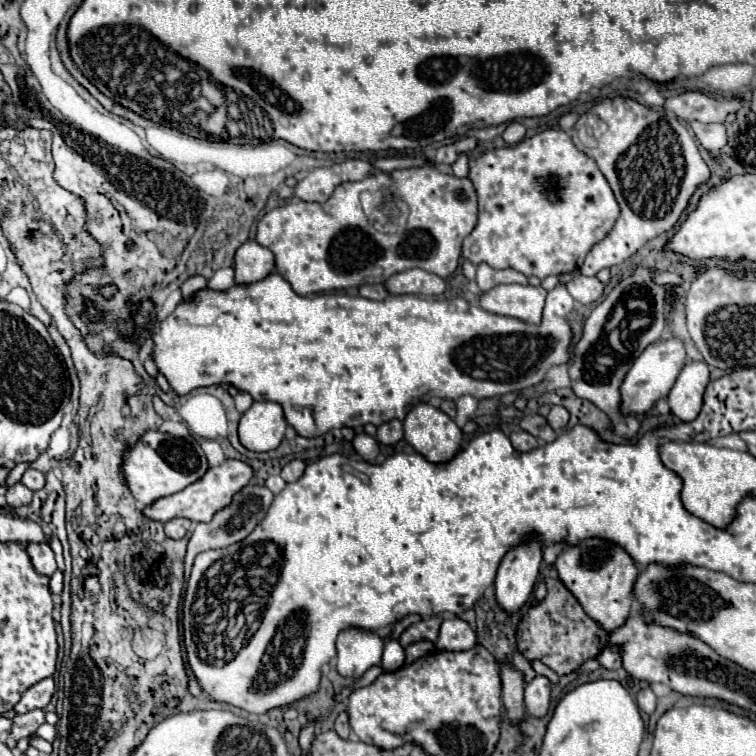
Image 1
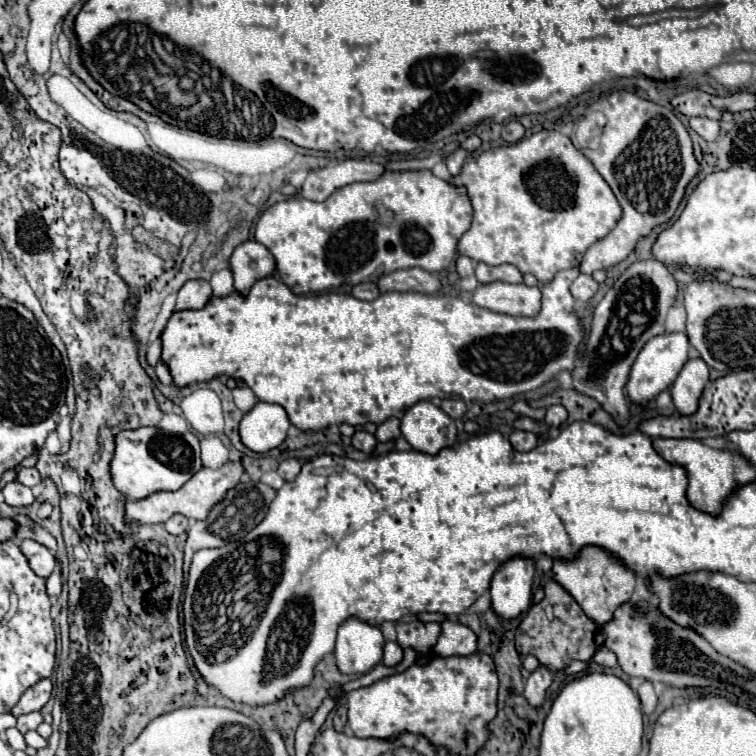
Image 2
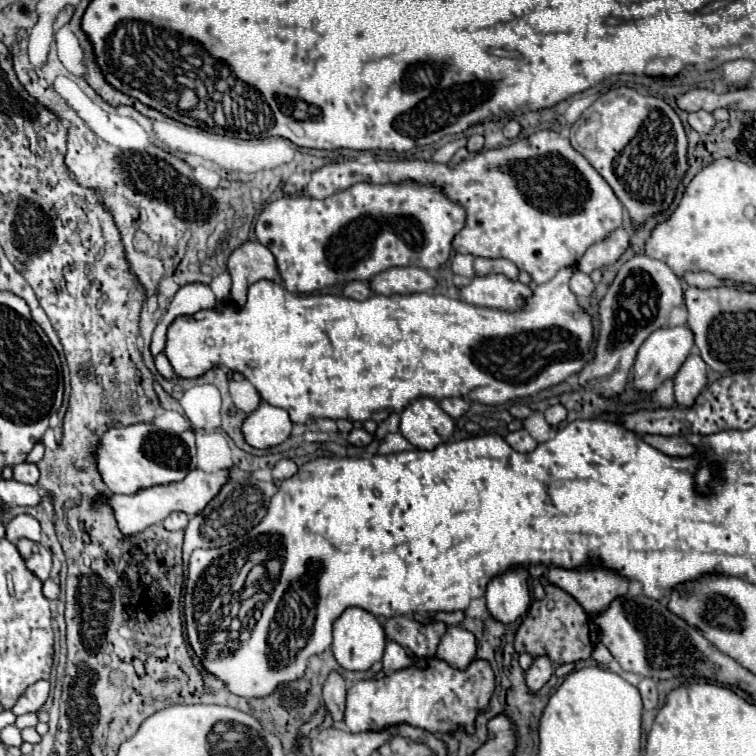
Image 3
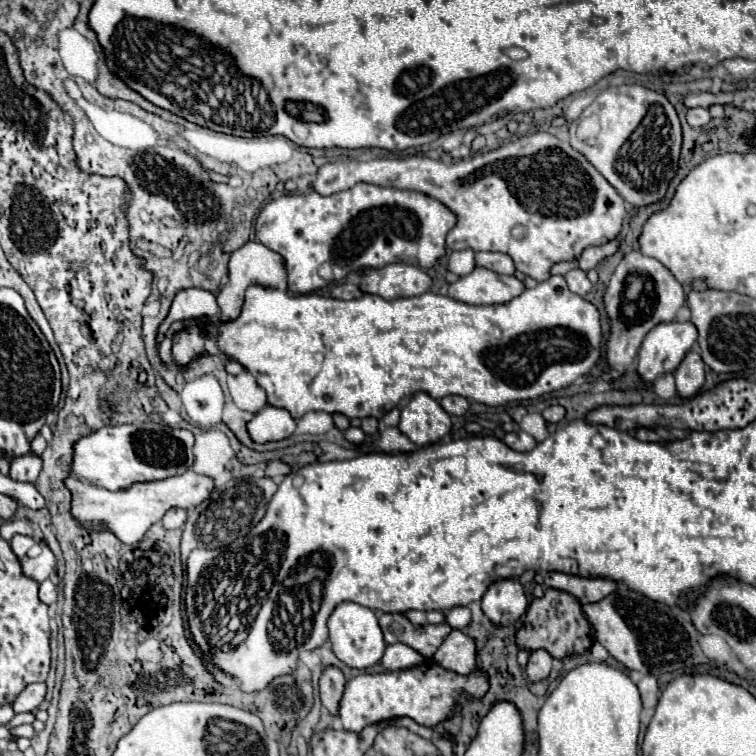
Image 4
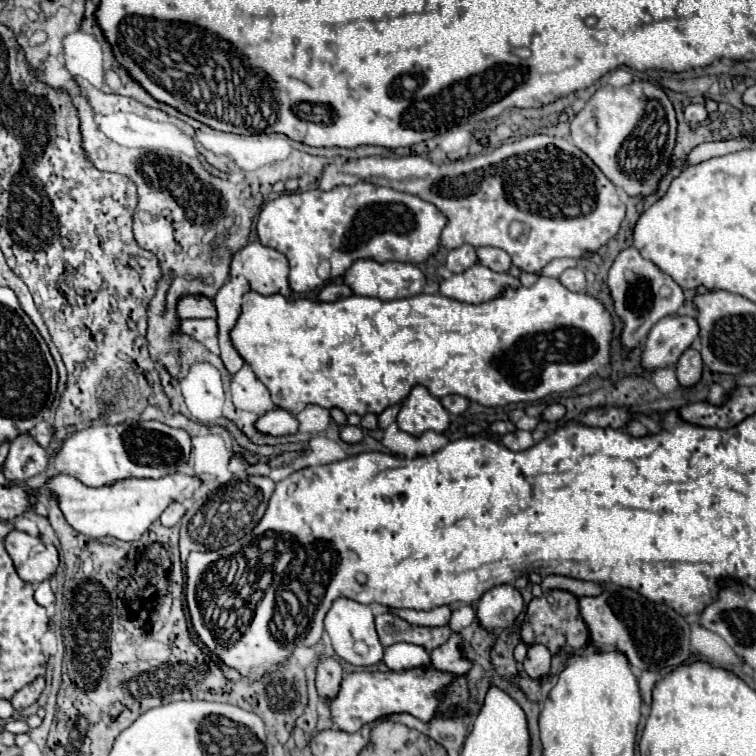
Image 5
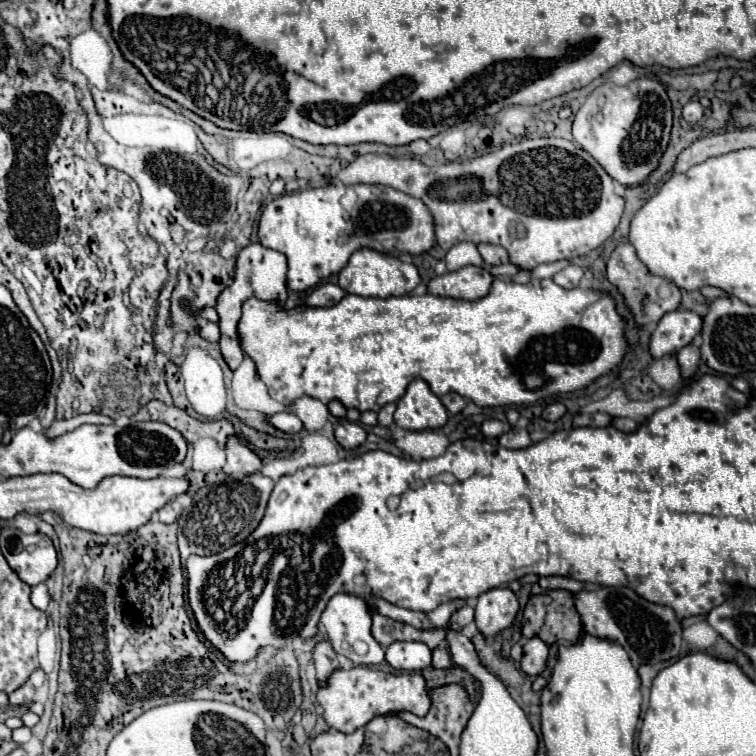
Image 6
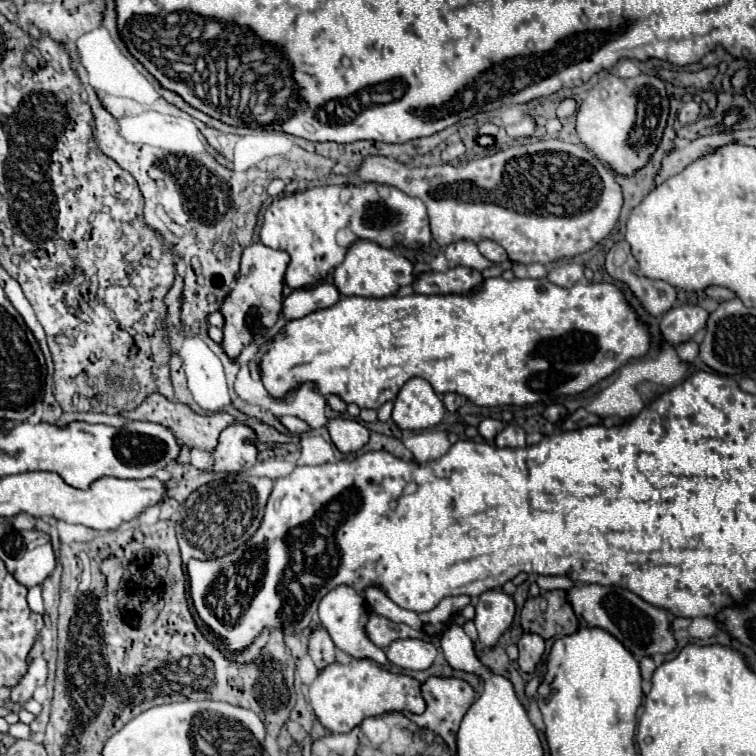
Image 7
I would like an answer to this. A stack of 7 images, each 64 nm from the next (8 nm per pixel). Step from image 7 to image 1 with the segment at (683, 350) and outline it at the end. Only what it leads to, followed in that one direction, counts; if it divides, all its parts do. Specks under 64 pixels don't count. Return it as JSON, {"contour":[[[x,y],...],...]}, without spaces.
{"contour":[[[692,362],[680,370],[676,384],[668,394],[670,410],[678,420],[688,422],[700,414],[702,396],[708,382],[710,378],[706,362]]]}

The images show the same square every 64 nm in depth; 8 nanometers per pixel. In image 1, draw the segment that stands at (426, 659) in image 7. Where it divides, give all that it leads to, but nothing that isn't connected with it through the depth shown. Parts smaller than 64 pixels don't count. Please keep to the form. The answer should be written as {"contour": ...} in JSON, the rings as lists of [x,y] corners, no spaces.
{"contour":[[[390,640],[386,646],[384,646],[384,654],[382,654],[382,670],[398,670],[406,660],[406,654],[404,654],[404,648],[400,646],[400,642],[396,640]]]}

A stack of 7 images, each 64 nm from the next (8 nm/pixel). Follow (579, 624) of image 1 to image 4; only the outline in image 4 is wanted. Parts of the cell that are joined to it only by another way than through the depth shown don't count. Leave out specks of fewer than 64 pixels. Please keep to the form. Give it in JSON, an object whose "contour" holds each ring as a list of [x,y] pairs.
{"contour":[[[546,588],[544,598],[534,600],[526,612],[524,624],[516,632],[516,646],[526,652],[534,652],[536,648],[544,648],[552,658],[568,658],[574,654],[584,654],[590,650],[595,641],[595,634],[592,626],[588,624],[582,604],[568,592]]]}

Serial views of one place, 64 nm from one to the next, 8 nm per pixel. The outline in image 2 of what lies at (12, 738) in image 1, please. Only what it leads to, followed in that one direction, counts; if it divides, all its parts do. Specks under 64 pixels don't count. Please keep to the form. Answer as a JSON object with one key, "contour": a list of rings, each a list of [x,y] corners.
{"contour":[[[30,712],[30,714],[24,714],[24,716],[18,718],[16,728],[18,728],[22,734],[26,734],[28,730],[36,730],[42,720],[44,720],[44,718],[42,718],[40,712]]]}

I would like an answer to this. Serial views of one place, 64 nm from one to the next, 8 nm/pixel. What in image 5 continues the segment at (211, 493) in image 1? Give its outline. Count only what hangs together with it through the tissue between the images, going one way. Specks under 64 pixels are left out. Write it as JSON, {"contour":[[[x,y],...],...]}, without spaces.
{"contour":[[[58,474],[52,476],[44,488],[54,496],[58,496],[60,508],[74,530],[92,538],[114,536],[124,542],[134,542],[142,538],[142,534],[150,528],[150,524],[154,524],[172,502],[184,502],[188,498],[194,498],[194,492],[202,488],[202,482],[192,474],[172,474],[158,480],[128,478],[116,482],[114,486],[88,488],[72,476]]]}

